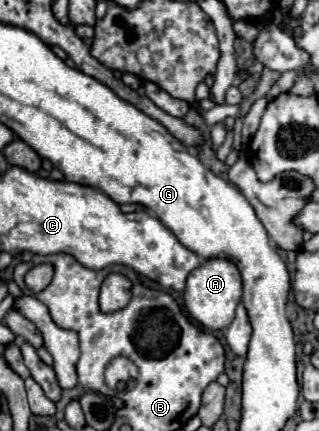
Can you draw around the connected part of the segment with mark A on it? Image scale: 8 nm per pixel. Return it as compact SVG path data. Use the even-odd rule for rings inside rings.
M223 257L205 259L191 275L187 277L187 287L183 293L185 307L195 321L207 329L225 329L235 317L235 307L241 301L241 273L235 263Z

